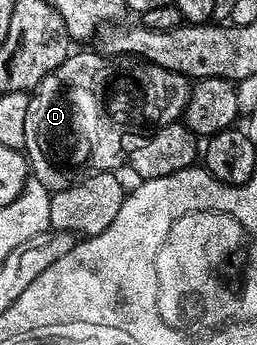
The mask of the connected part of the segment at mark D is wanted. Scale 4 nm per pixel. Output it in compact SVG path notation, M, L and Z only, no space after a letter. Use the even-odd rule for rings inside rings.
M92 50L68 54L67 59L35 87L29 100L29 113L25 116L25 153L29 170L34 181L45 184L45 188L52 192L71 186L88 174L118 171L118 166L128 161L137 145L136 139L127 137L130 134L146 136L162 126L180 121L191 95L192 83L183 74L162 70L160 66L152 66L143 60L108 56Z

